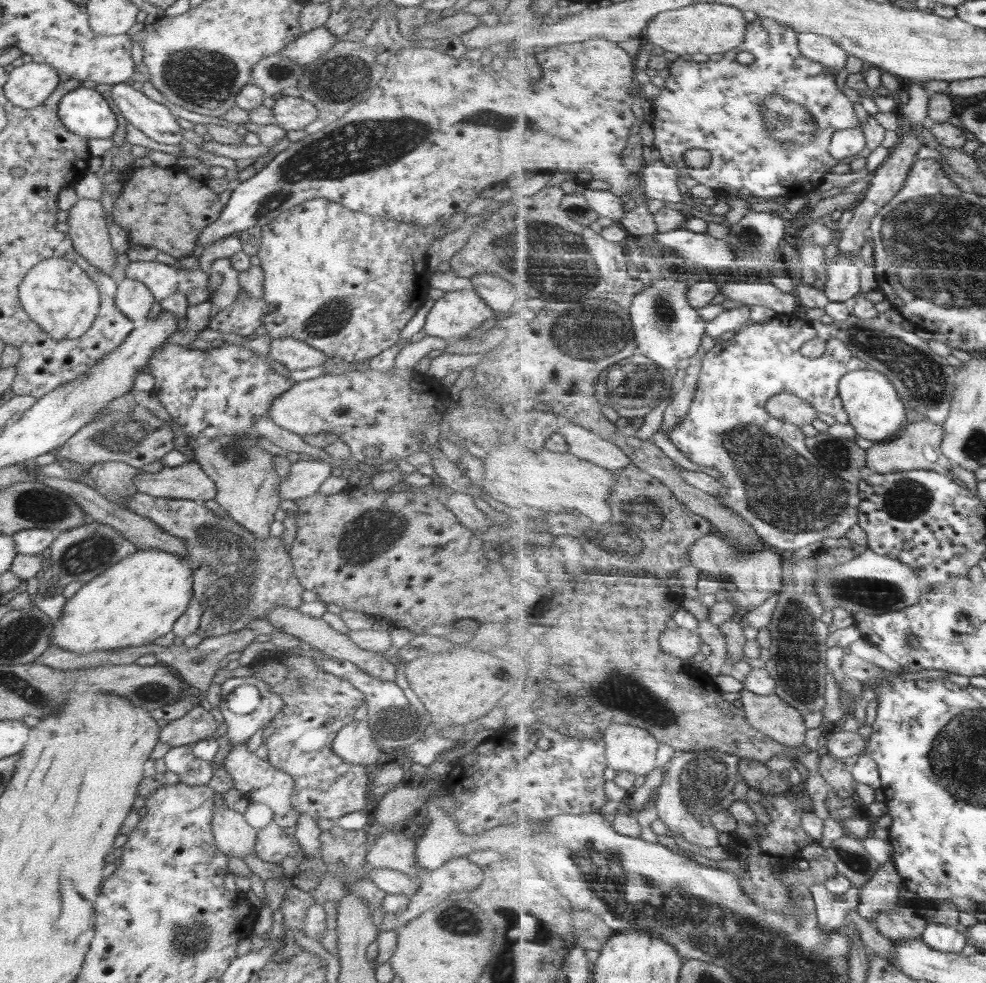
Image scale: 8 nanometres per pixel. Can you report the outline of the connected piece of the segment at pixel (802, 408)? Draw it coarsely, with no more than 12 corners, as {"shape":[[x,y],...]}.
{"shape":[[782,393],[768,409],[774,417],[804,426],[820,410],[800,396]]}

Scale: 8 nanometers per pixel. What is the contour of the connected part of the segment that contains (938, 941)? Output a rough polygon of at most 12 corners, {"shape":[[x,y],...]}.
{"shape":[[931,922],[924,941],[945,953],[964,952],[967,934],[955,925]]}

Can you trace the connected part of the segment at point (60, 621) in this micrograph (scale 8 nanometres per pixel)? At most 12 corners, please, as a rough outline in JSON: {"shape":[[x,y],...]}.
{"shape":[[139,550],[65,602],[50,645],[142,646],[193,596],[176,554]]}

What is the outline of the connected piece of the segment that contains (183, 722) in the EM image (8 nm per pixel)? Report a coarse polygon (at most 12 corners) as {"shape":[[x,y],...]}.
{"shape":[[200,705],[159,728],[160,743],[192,745],[220,725]]}

